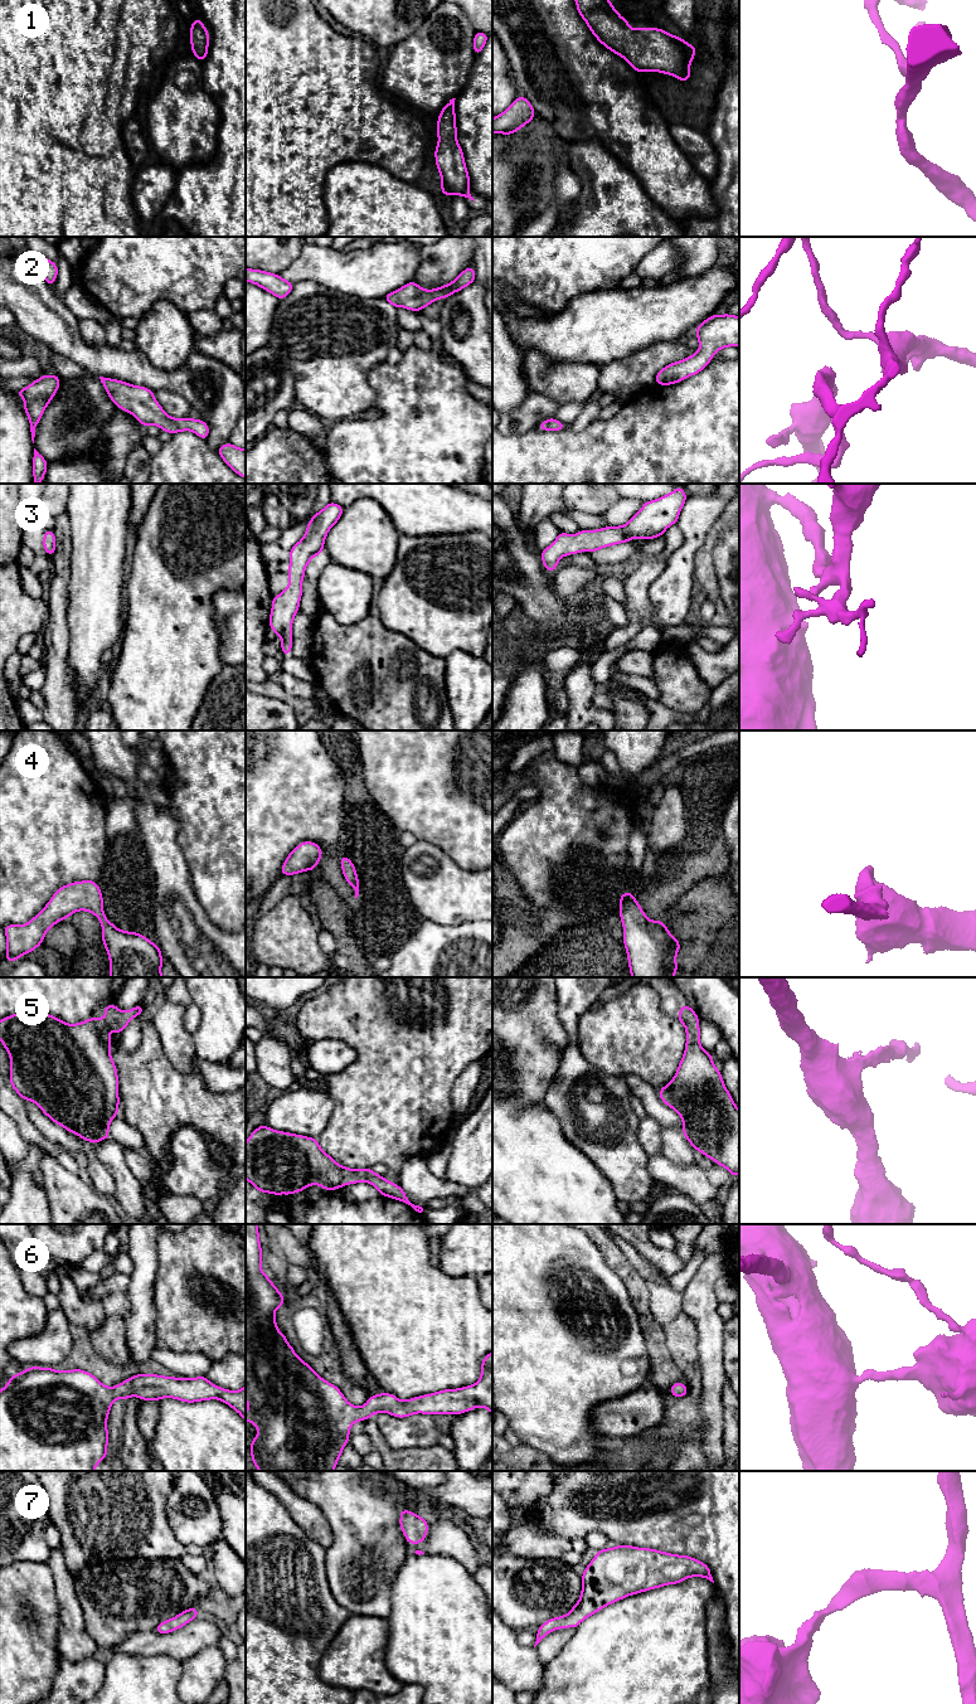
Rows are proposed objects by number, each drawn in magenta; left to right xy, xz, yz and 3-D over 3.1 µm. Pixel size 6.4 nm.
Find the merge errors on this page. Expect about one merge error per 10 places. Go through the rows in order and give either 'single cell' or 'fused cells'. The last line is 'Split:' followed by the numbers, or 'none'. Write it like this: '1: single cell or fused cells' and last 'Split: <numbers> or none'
1: single cell
2: single cell
3: single cell
4: single cell
5: single cell
6: single cell
7: single cell
Split: none

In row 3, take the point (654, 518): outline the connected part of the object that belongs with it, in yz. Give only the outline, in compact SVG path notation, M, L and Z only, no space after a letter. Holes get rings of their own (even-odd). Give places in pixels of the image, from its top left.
M678 486L667 495L652 501L645 501L640 511L625 525L579 530L574 535L560 531L557 539L540 552L543 565L552 573L564 555L579 552L596 553L601 548L628 543L633 538L659 538L664 535L670 525L678 523L686 499L683 486Z

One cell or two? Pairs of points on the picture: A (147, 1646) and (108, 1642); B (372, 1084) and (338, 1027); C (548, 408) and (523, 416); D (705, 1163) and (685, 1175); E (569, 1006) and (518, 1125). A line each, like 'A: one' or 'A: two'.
A: two
B: one
C: one
D: two
E: two

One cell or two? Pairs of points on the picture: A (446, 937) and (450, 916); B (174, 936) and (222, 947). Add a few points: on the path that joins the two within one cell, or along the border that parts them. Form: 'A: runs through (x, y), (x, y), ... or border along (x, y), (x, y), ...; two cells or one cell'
A: border along (422, 917), (446, 925), (460, 925), (477, 920); two cells
B: runs through (185, 947), (209, 947); one cell

